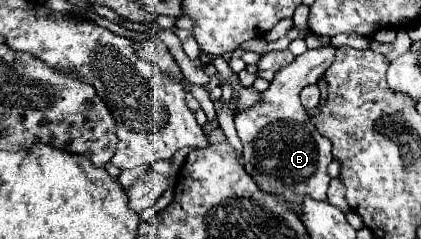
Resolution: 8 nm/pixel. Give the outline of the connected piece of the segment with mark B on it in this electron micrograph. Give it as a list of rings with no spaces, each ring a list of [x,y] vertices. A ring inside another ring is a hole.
[[[334,47],[308,49],[288,67],[276,73],[270,87],[262,93],[264,101],[260,101],[260,105],[252,105],[252,109],[244,109],[244,113],[234,115],[236,131],[244,145],[242,157],[246,171],[256,181],[256,185],[260,185],[260,189],[284,197],[286,205],[298,217],[302,215],[304,197],[318,201],[328,199],[328,165],[332,163],[332,143],[310,123],[310,117],[298,95],[306,85],[318,81],[318,77],[324,75],[334,59],[334,51]]]

